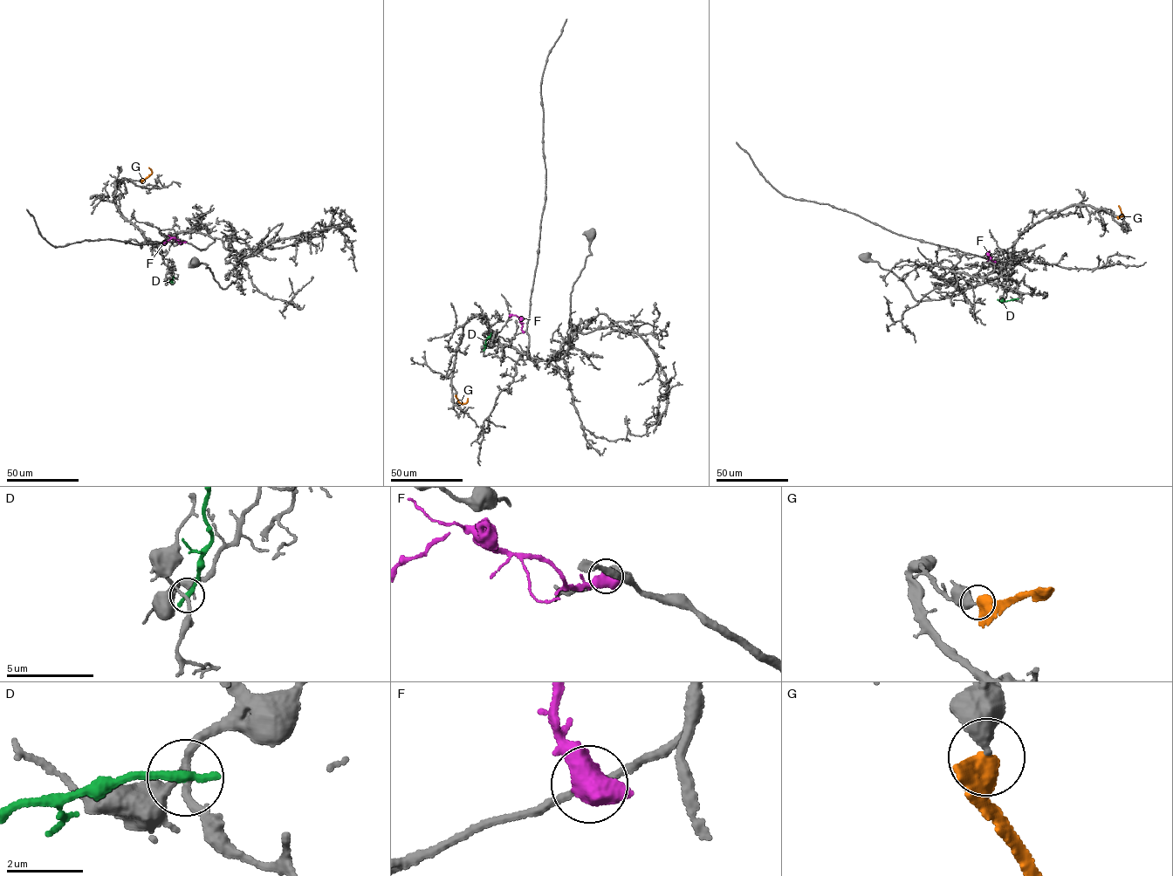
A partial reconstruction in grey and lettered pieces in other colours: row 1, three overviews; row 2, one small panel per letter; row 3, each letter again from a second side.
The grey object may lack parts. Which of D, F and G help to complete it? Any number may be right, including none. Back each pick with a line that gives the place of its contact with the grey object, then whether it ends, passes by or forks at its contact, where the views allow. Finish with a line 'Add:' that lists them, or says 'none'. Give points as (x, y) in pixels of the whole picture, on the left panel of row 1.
Add: none

